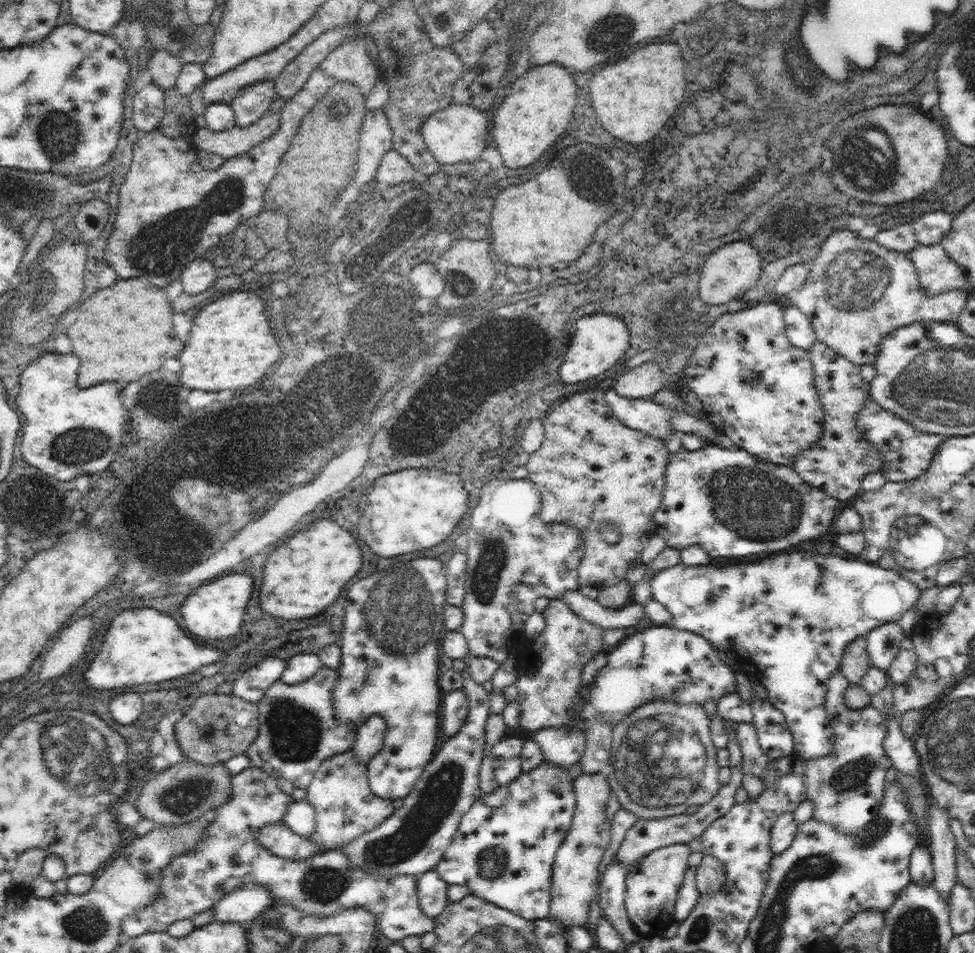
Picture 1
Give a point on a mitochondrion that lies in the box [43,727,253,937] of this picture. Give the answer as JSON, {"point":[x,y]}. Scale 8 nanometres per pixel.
{"point":[181,800]}

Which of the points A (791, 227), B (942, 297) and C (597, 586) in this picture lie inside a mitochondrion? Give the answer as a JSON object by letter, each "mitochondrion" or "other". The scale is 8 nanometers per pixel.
{"A":"mitochondrion","B":"other","C":"other"}

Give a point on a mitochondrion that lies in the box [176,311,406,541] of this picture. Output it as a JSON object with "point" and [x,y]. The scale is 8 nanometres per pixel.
{"point":[252,450]}

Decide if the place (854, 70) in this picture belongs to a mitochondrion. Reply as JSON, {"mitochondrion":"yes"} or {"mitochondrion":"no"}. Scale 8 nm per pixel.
{"mitochondrion":"no"}

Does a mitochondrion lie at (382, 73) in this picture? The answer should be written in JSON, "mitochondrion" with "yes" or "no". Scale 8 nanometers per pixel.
{"mitochondrion":"no"}

